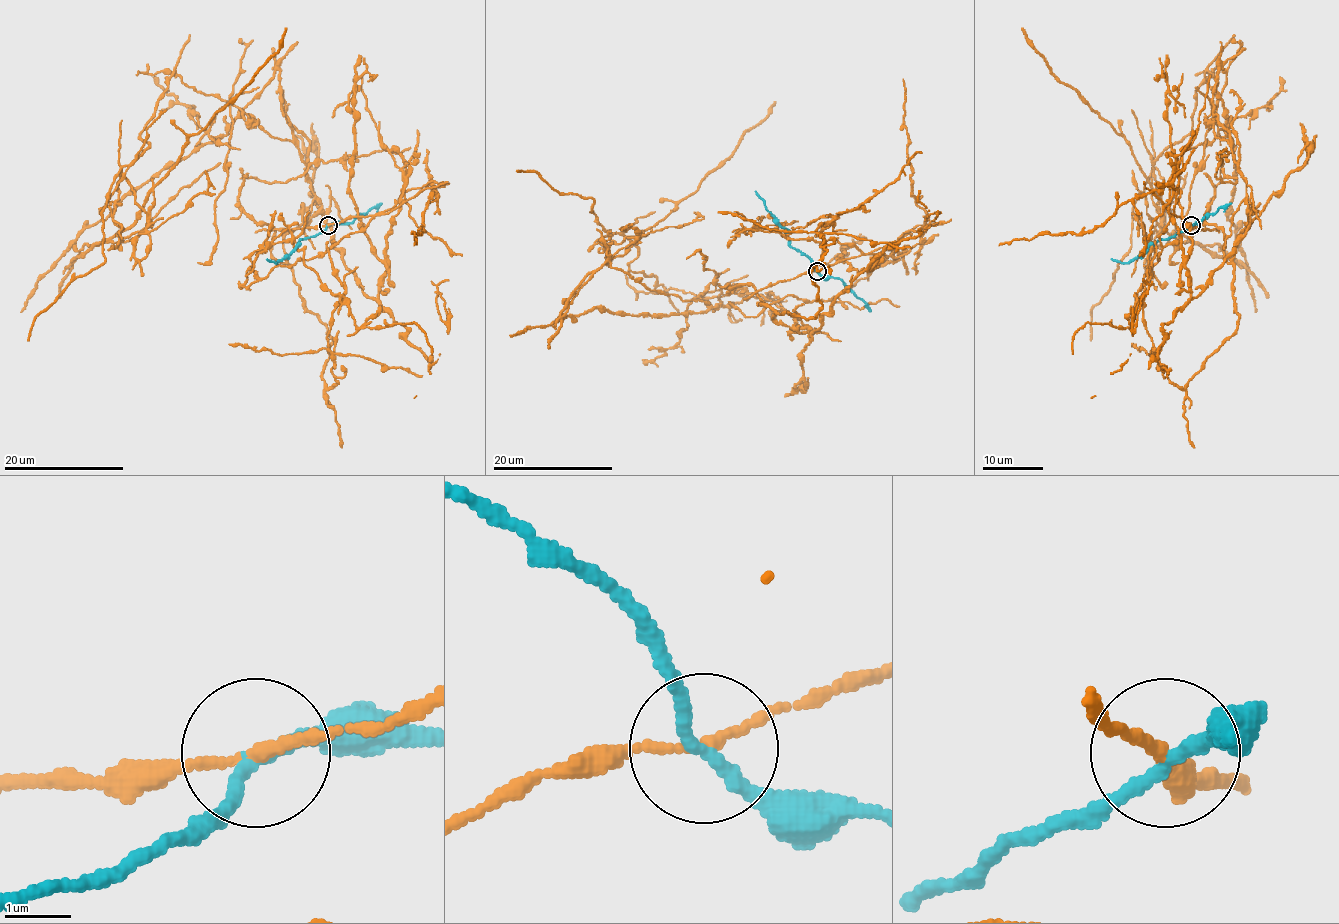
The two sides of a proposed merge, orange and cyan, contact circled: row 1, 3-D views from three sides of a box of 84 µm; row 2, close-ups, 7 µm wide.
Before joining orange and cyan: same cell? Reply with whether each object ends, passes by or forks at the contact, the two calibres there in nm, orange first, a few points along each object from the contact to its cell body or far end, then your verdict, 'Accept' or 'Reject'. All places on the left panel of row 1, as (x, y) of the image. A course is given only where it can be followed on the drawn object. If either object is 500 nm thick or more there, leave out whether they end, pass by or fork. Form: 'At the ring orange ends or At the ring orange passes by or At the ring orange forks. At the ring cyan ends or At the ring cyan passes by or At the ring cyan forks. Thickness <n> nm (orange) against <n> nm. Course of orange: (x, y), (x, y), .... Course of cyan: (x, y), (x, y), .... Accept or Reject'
At the ring orange passes by. At the ring cyan passes by. Thickness 150 nm (orange) against 200 nm. Course of orange: (327, 225), (357, 216), (387, 267), (375, 297), (299, 149), (174, 71), (122, 174), (146, 212), (285, 27). Course of cyan: (327, 225), (318, 234), (302, 239), (290, 255), (278, 263), (266, 260). Reject

